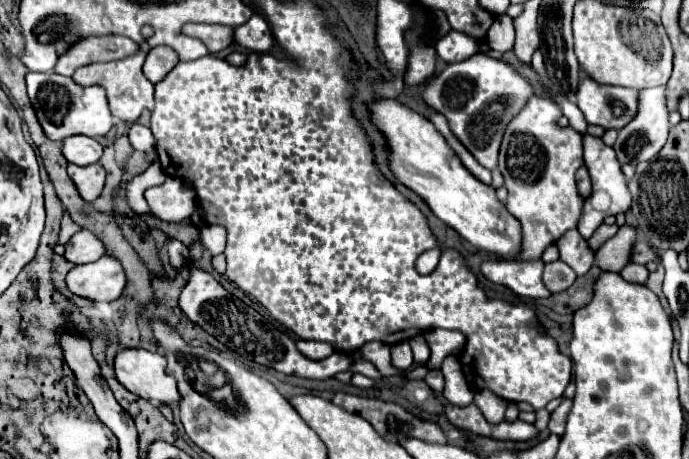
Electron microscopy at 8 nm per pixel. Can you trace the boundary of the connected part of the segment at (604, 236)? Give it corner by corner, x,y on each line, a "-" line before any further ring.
614,223
614,225
600,225
600,227
594,231
594,235
588,239
590,247
592,247
594,251
598,251
602,243
606,243
610,237
616,235
616,231
618,231
618,225
616,225
616,223

